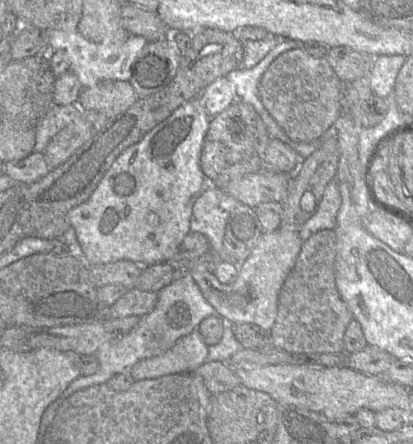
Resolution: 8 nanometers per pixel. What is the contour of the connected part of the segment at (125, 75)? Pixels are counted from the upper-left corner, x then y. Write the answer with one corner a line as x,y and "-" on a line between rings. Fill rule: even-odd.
45,30
47,45
52,52
64,52
70,69
81,86
88,88
105,80
130,81
131,68
139,52
148,41
138,35
130,35
123,43
99,44
85,39
78,31

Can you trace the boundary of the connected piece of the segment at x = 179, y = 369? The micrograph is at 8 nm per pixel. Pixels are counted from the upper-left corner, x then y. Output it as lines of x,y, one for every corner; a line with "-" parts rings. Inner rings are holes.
198,329
180,338
164,353
138,361
132,368
135,381
195,371
207,361
208,346

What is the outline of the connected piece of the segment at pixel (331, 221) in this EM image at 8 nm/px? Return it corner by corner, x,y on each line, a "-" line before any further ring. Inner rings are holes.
333,179
324,190
317,211
300,227
299,236
301,240
306,241
311,235
320,230
335,229
341,202
338,184

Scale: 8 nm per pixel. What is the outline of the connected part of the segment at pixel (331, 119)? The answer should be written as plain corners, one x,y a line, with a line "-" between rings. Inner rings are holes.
295,48
273,60
260,79
258,92
263,106
287,136
308,143
334,126
341,112
342,84
325,57
314,58

